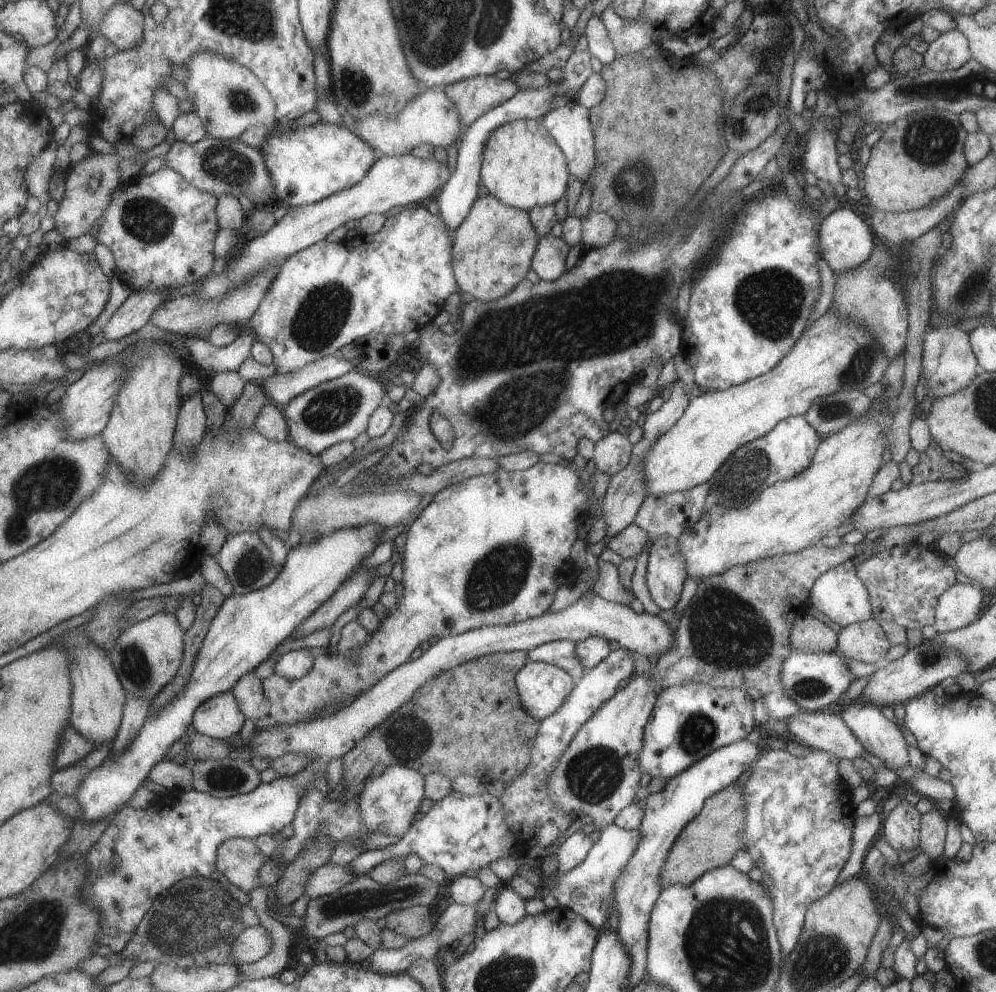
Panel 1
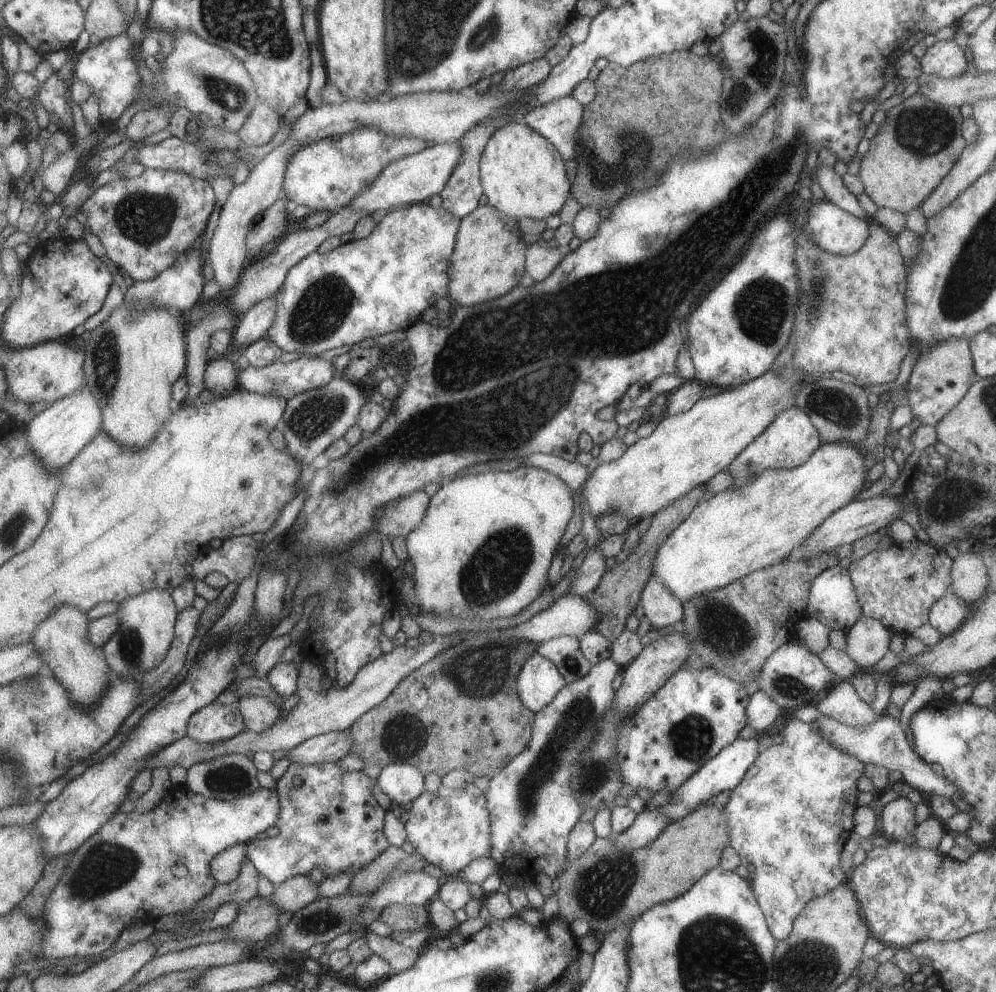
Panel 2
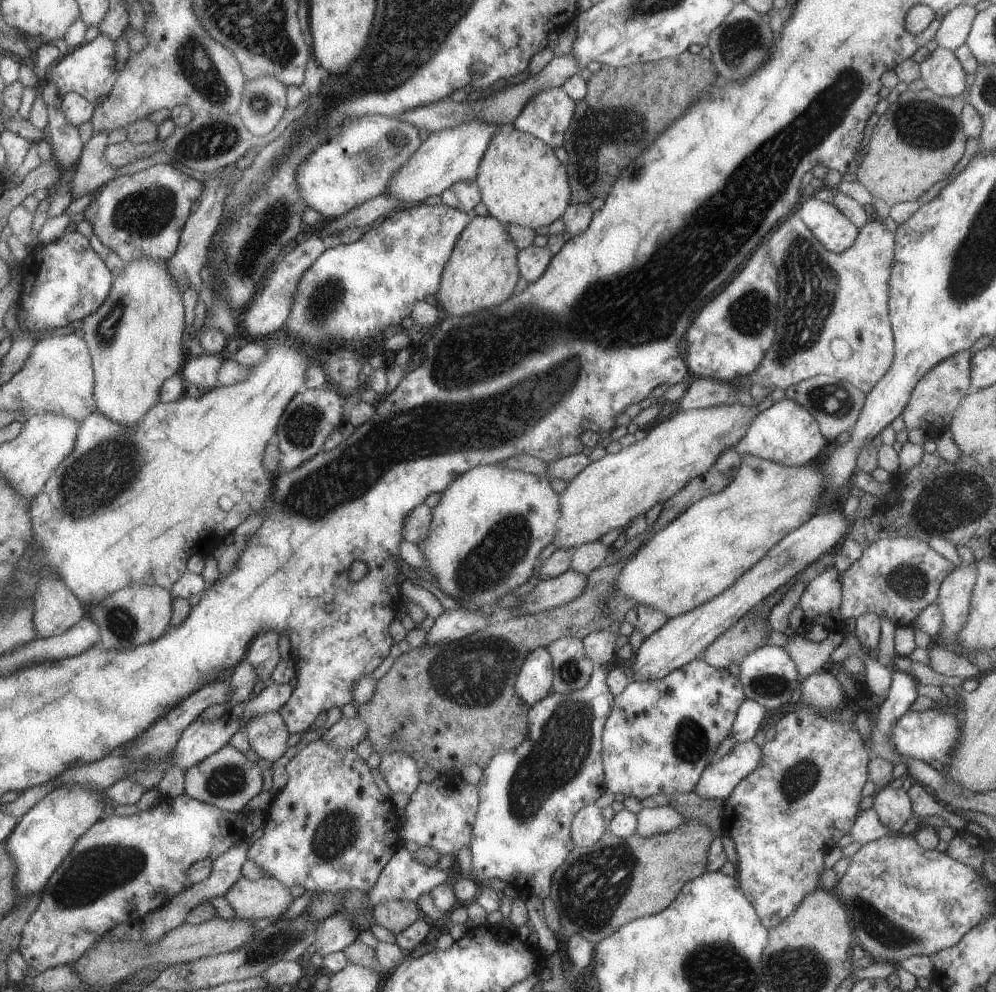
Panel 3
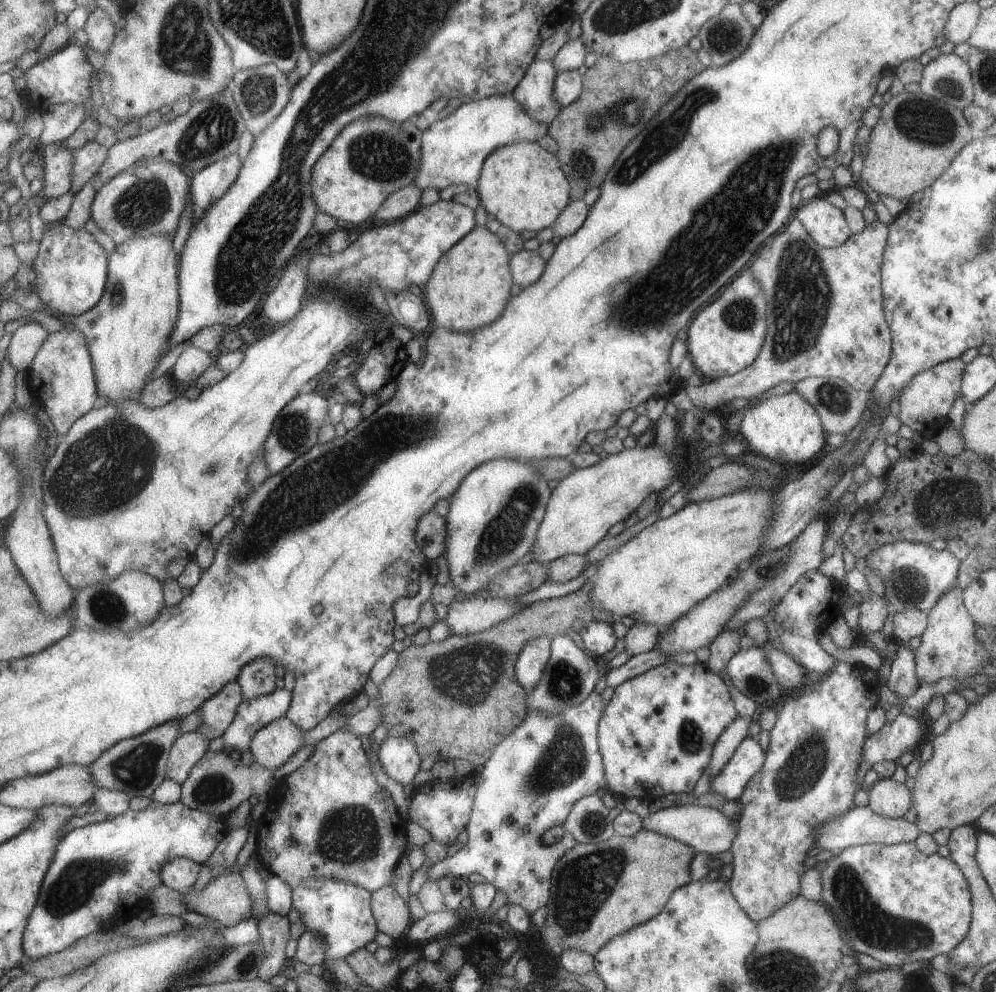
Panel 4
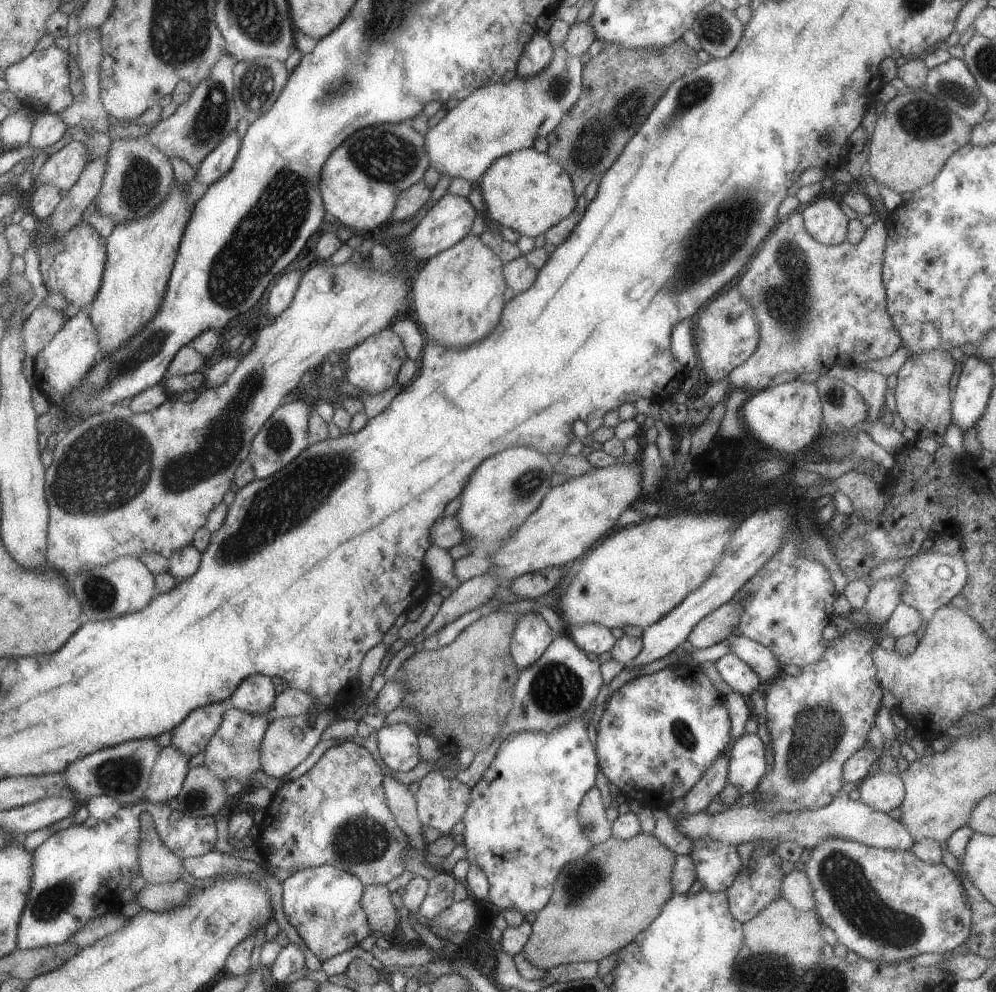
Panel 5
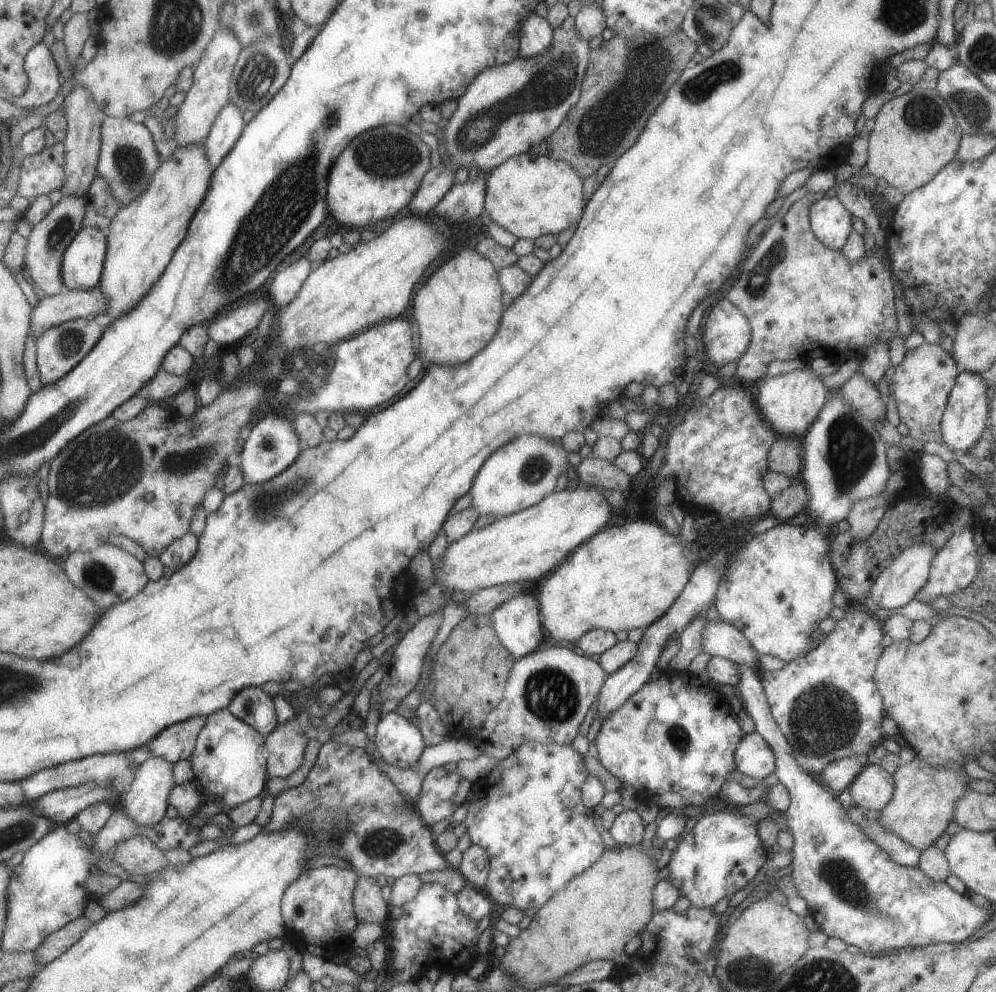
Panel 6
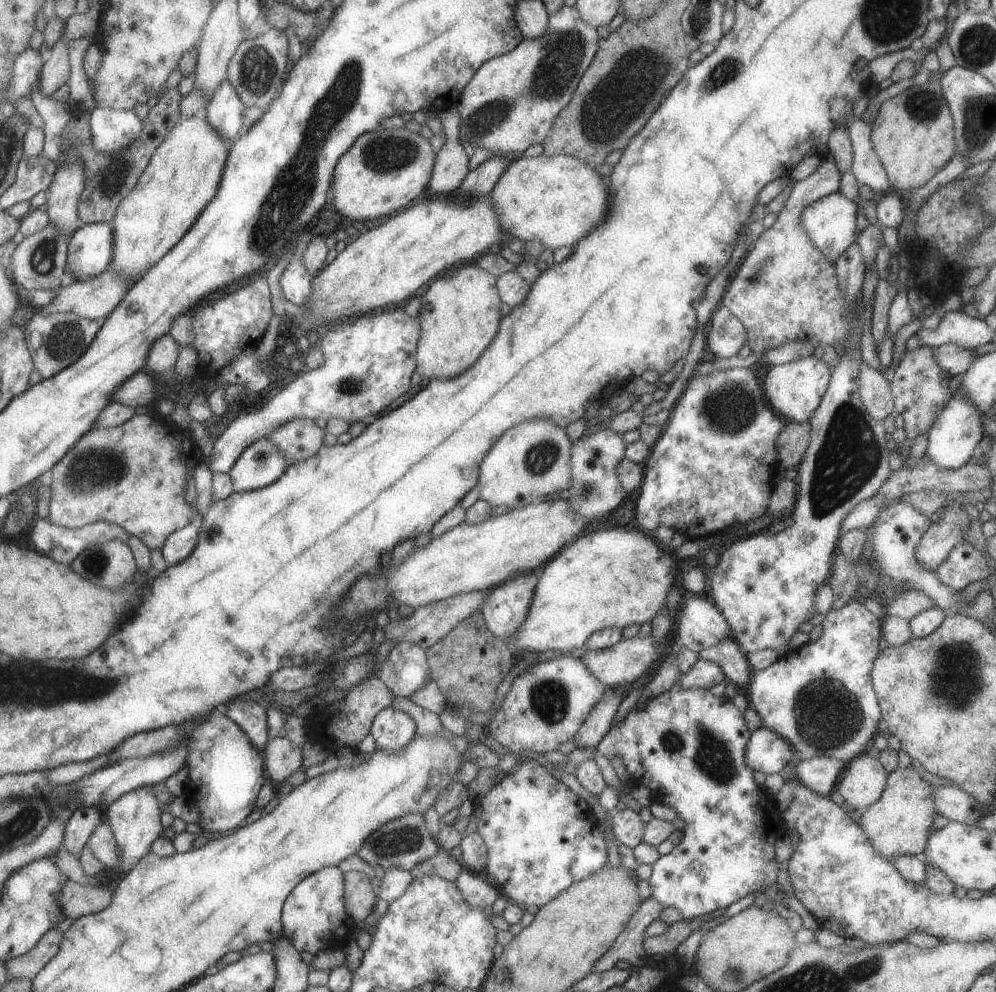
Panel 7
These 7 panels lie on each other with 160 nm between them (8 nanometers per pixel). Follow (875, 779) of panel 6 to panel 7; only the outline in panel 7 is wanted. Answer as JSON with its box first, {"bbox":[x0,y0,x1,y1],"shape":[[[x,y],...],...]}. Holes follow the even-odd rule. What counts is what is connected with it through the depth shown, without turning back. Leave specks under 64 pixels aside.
{"bbox":[835,754,886,811],"shape":[[[860,754],[846,763],[835,790],[852,809],[862,811],[879,800],[886,775],[877,759]]]}

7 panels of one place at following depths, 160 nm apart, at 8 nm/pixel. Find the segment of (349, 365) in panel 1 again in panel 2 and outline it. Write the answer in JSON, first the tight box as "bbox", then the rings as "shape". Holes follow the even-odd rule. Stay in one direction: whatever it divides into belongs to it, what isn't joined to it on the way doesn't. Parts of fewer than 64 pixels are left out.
{"bbox":[236,356,334,401],"shape":[[[302,356],[285,364],[277,361],[266,367],[248,365],[245,368],[237,369],[236,375],[240,390],[245,389],[258,395],[281,397],[286,401],[300,392],[326,385],[334,376],[334,368],[330,361],[323,358]]]}

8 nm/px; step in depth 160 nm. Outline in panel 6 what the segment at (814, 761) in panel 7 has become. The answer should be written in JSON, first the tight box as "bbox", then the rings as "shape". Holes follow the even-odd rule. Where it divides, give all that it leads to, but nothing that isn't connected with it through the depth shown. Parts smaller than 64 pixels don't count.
{"bbox":[819,753,871,795],"shape":[[[866,753],[834,760],[823,767],[819,784],[837,795],[848,788],[860,770],[870,762],[871,757]]]}

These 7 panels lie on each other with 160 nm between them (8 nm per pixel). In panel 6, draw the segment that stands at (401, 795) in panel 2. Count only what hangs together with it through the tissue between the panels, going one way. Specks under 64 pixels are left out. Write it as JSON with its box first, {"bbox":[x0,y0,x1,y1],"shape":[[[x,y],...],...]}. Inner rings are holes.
{"bbox":[372,711,425,769],"shape":[[[395,711],[378,718],[372,740],[381,760],[400,769],[415,765],[425,747],[420,730]]]}

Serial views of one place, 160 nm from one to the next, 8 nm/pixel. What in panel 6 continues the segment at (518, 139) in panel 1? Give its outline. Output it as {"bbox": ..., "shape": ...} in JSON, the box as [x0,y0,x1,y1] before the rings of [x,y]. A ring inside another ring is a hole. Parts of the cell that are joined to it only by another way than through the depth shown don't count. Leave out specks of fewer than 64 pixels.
{"bbox":[484,153,583,239],"shape":[[[523,153],[508,158],[485,174],[484,214],[503,227],[516,239],[536,239],[537,237],[558,235],[570,224],[577,224],[583,212],[582,178],[565,161],[547,156]]]}

